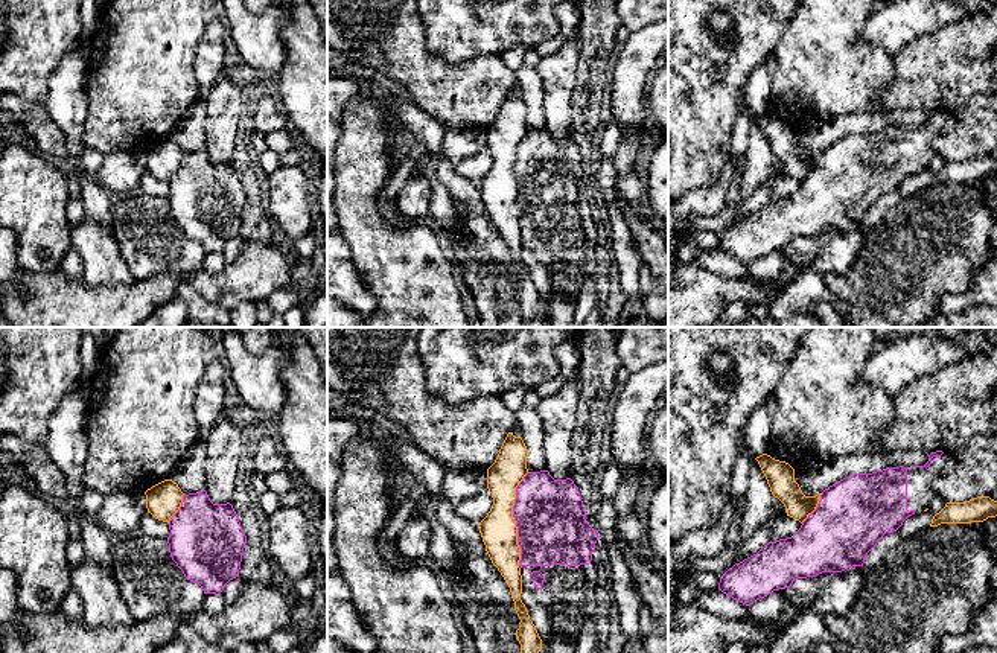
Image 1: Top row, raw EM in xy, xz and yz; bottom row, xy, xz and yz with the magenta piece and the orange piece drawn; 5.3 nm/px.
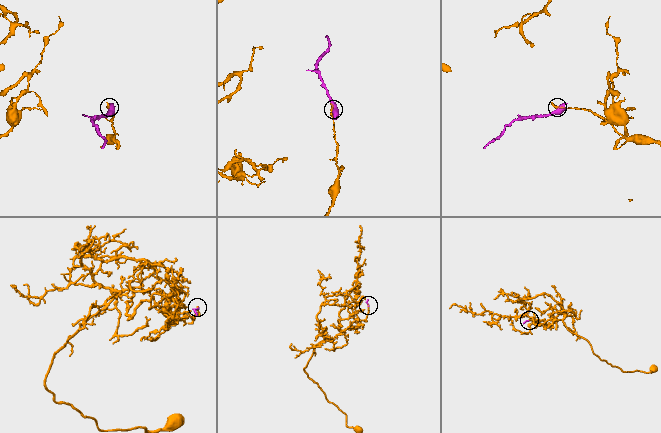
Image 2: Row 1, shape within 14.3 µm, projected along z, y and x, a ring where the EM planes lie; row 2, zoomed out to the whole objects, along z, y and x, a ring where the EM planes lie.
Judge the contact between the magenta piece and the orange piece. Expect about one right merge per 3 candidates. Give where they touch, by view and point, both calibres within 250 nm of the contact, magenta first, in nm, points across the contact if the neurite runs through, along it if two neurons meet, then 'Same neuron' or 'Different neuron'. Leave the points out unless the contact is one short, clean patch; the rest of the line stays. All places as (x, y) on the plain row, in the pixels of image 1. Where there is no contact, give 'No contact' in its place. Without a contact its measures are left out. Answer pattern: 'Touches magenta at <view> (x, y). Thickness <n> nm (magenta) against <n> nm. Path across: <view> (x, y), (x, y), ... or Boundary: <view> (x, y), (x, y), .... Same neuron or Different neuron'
Touches magenta at xz (515, 178). Thickness 360 nm (magenta) against 190 nm. Different neuron

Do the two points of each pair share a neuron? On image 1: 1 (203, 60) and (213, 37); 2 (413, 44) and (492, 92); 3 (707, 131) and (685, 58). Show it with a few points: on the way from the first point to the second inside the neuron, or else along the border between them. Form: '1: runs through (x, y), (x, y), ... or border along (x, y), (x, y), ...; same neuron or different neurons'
1: runs through (209, 54), (212, 43); same neuron
2: runs through (430, 66), (455, 92), (471, 92); same neuron
3: runs through (693, 113), (691, 95), (685, 89), (685, 76); same neuron

